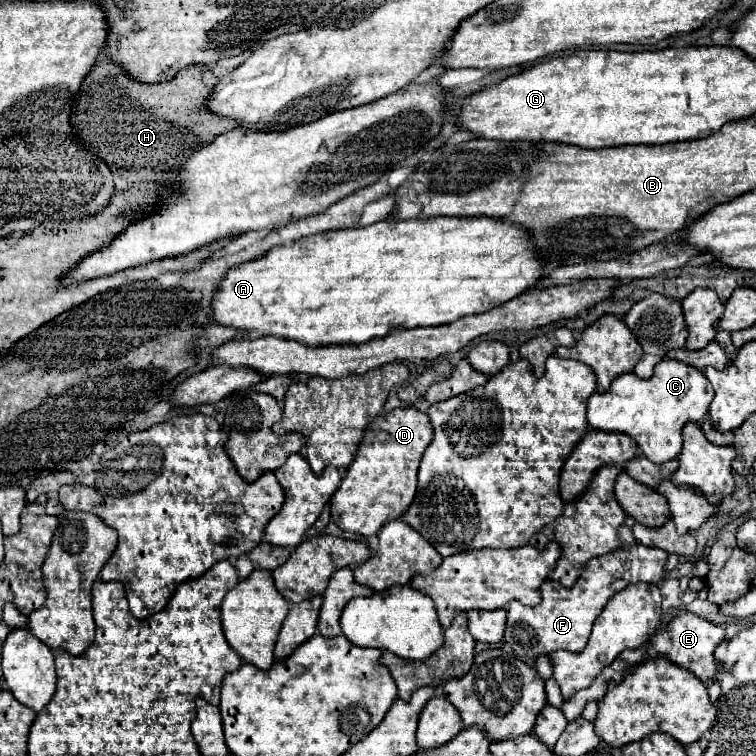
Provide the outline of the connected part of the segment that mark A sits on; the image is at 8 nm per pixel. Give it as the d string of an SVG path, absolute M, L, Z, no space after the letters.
M486 216L480 218L430 218L430 220L382 220L376 224L370 224L366 228L344 228L344 230L328 230L324 234L316 234L312 238L302 238L300 242L294 242L290 246L274 246L264 256L244 262L240 266L234 266L226 272L226 276L220 280L218 288L212 294L212 312L210 320L228 326L234 330L240 330L244 334L258 334L258 336L278 336L284 340L296 340L304 346L344 346L344 344L364 344L372 338L382 338L394 330L408 330L418 326L440 326L456 322L462 316L470 314L482 314L498 304L504 304L506 300L520 296L528 288L536 284L536 278L542 274L542 262L536 258L532 250L532 242L524 228L512 226L506 222L494 222Z

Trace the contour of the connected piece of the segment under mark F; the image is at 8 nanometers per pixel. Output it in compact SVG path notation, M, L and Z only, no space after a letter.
M626 524L618 528L618 538L620 538L620 546L616 550L586 562L582 576L574 582L572 588L564 588L558 582L546 580L540 586L542 600L538 606L524 606L516 600L508 604L508 622L506 622L504 640L512 646L512 650L520 658L534 660L538 654L550 654L556 650L568 650L568 652L584 650L592 632L592 624L612 594L616 594L628 584L636 584L636 582L660 584L664 580L666 576L664 568L668 560L666 550L640 544L634 538L632 528L628 528Z

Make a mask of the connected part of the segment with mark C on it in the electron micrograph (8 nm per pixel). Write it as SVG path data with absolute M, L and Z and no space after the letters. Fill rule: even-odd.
M664 358L656 364L652 378L642 380L634 372L620 374L606 392L594 392L588 400L588 424L594 430L624 432L634 438L648 460L664 464L682 450L682 428L686 422L700 422L712 402L712 384L698 370L684 362Z

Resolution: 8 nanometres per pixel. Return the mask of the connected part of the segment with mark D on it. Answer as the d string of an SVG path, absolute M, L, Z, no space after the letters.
M414 406L394 408L374 418L364 432L354 462L330 500L334 522L346 532L374 536L386 522L400 518L416 494L418 464L430 442L430 420Z

